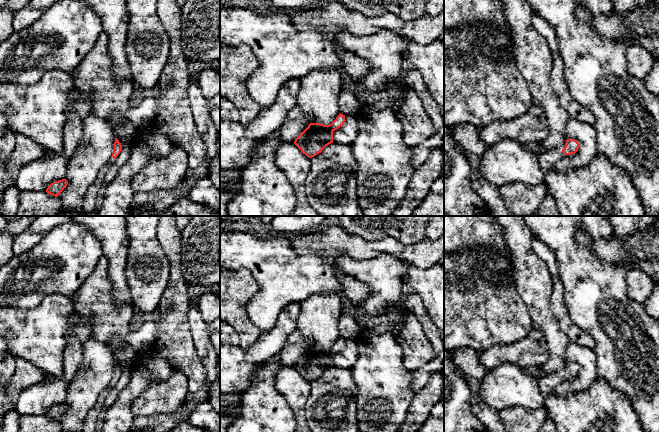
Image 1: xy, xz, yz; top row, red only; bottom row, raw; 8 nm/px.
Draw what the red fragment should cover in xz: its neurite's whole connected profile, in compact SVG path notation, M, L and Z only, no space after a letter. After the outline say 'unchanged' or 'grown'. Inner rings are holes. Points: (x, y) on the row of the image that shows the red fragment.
M339 114L329 125L310 123L295 139L294 144L307 157L312 158L333 143L333 132L344 125L345 115Z; unchanged

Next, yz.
M567 139L566 143L561 147L547 150L539 156L539 165L546 172L552 169L555 164L566 155L575 154L579 149L578 141Z; grown

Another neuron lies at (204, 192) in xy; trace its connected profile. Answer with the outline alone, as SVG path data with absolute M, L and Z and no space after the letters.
M208 177L199 179L192 187L189 199L204 204L217 211L220 215L220 190L218 190Z

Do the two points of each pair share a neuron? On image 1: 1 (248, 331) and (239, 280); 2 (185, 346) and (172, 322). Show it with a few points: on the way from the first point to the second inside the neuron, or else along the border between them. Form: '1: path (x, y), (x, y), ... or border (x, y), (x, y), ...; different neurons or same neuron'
1: path (238, 318), (238, 293); same neuron
2: path (180, 340), (173, 333), (173, 328); same neuron

